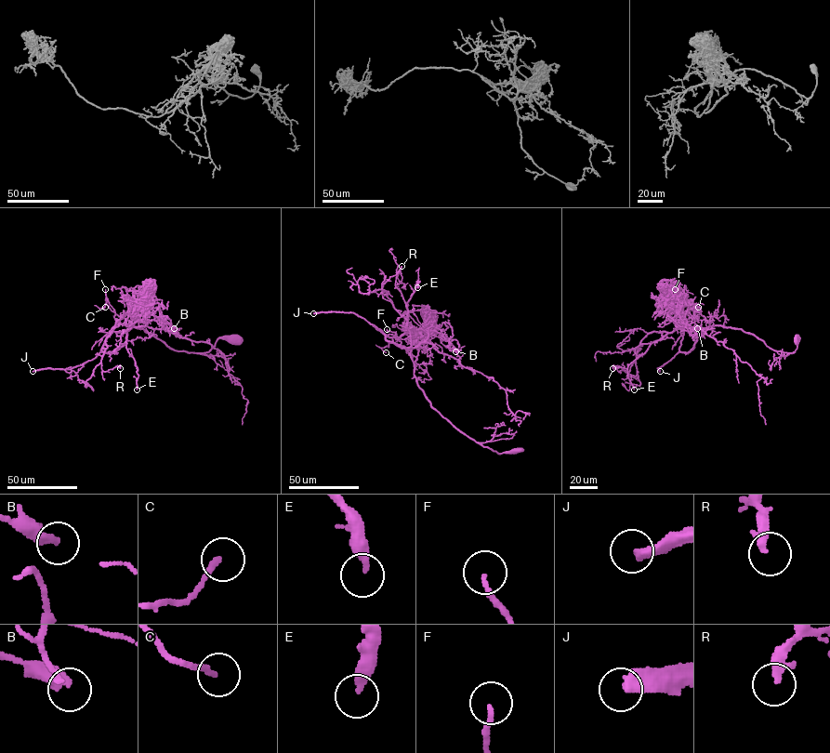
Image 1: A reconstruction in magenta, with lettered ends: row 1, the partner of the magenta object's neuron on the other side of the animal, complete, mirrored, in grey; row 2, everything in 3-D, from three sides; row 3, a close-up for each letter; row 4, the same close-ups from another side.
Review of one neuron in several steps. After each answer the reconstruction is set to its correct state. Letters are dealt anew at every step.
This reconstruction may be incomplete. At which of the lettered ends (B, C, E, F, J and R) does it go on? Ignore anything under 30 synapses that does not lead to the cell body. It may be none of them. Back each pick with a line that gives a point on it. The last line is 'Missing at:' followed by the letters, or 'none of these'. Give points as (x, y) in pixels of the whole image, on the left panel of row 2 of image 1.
E: at (137, 389)
J: at (32, 371)
Missing at: E, J

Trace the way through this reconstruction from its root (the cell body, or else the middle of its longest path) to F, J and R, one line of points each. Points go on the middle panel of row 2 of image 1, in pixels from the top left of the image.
F: (516, 449), (494, 451), (443, 417), (417, 384), (410, 336), (397, 338), (387, 329)
J: (516, 449), (498, 453), (484, 447), (437, 411), (417, 384), (410, 348), (387, 340), (352, 312), (313, 313)
R: (516, 449), (498, 453), (477, 442), (437, 411), (419, 387), (407, 321), (382, 289), (401, 266)

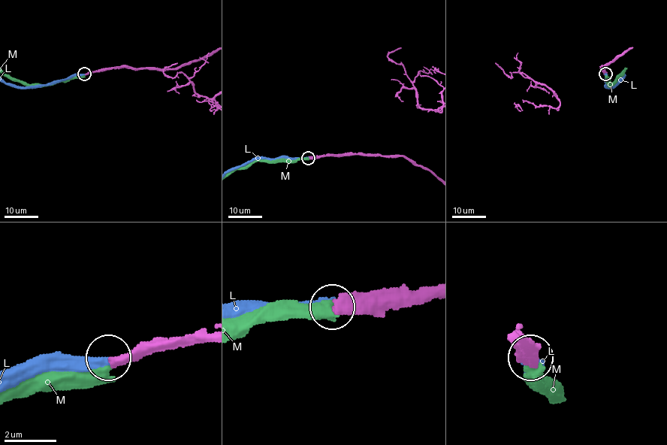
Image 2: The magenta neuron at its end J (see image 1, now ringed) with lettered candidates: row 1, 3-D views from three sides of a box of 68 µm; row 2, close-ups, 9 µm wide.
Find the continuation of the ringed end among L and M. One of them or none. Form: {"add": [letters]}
{"add": ["L"]}

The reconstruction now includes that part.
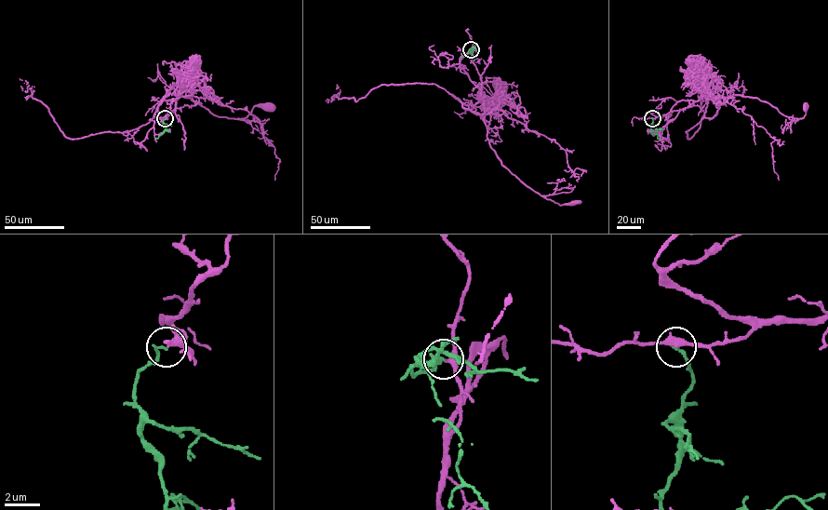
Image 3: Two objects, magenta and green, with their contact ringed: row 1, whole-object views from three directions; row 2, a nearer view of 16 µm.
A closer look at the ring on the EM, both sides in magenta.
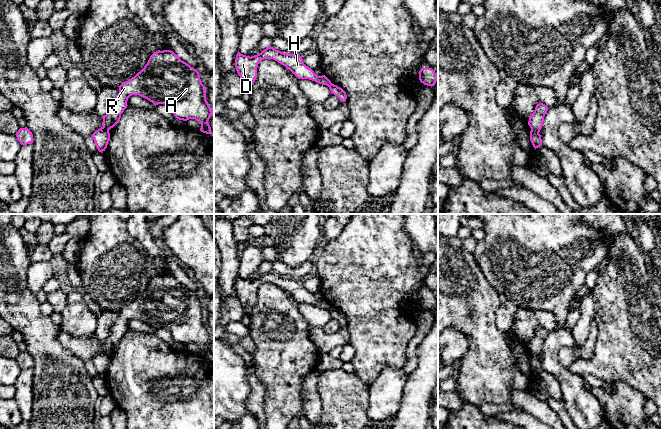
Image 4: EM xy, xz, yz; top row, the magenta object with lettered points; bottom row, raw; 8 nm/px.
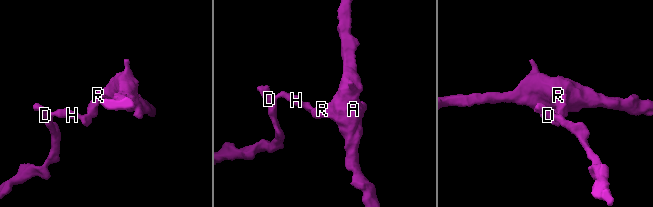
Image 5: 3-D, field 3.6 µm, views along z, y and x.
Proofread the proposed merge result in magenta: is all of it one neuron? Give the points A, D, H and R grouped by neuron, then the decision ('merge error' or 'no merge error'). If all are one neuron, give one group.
A R / D H; merge error

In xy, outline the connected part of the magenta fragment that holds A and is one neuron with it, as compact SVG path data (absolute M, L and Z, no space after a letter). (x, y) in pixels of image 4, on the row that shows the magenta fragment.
M171 50L154 52L140 72L118 86L119 93L112 100L109 112L103 116L102 126L108 131L113 128L120 121L121 114L127 108L128 98L132 95L139 95L152 102L155 106L158 104L168 105L174 116L179 120L195 119L201 124L201 132L211 134L211 127L208 121L213 111L206 100L206 89L201 82L199 74L196 69L182 61Z

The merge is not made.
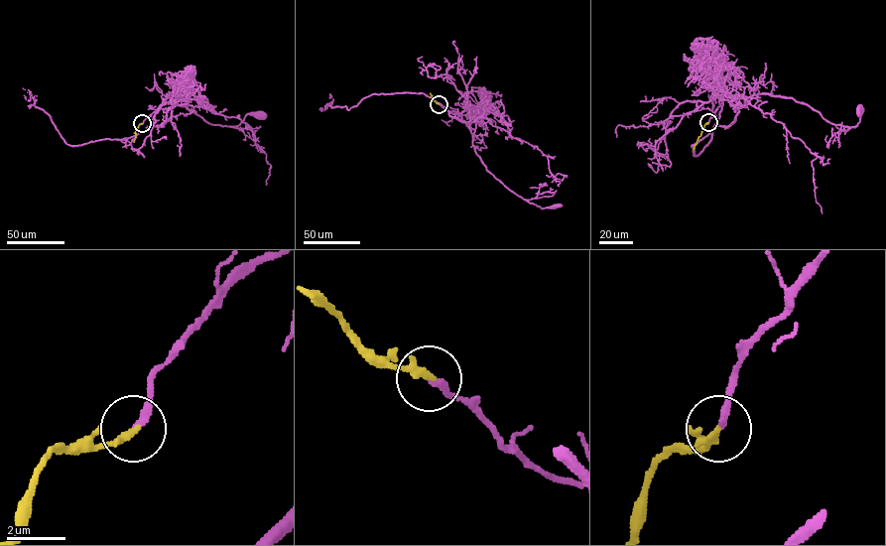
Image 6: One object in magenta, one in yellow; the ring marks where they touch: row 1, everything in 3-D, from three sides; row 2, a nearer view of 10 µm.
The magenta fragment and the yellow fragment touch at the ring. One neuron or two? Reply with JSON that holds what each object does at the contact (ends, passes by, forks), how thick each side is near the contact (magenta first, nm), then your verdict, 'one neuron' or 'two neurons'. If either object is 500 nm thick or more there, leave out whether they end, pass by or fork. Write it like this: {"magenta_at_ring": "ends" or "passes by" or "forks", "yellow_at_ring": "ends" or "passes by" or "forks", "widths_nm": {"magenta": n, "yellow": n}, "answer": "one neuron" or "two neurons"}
{"magenta_at_ring": "ends", "yellow_at_ring": "ends", "widths_nm": {"magenta": 240, "yellow": 280}, "answer": "one neuron"}

